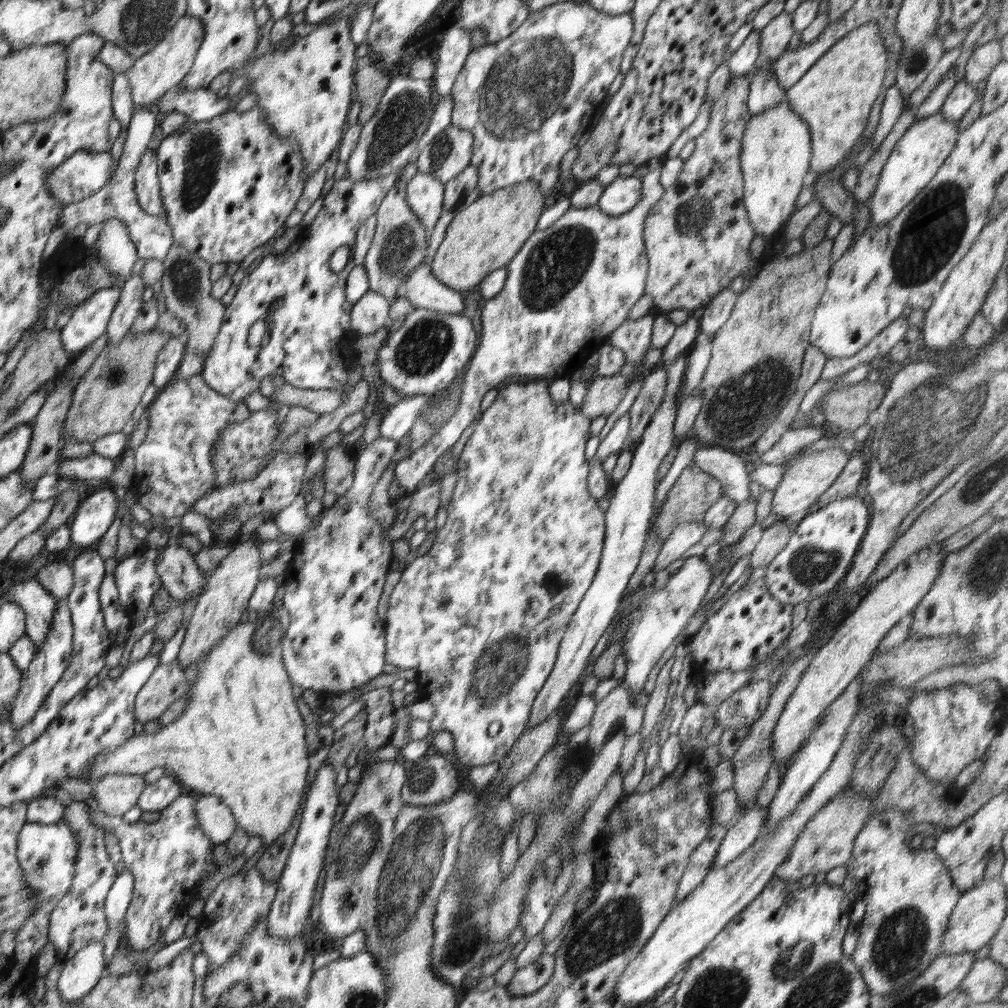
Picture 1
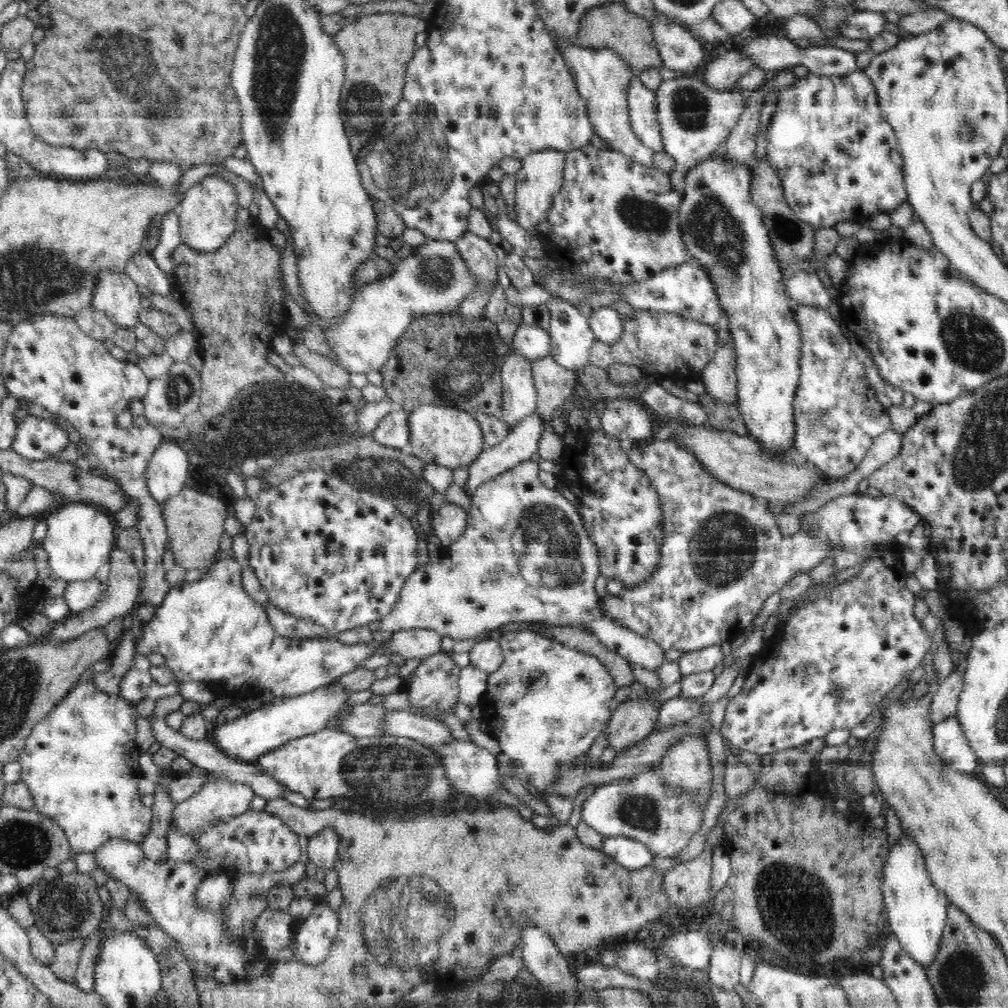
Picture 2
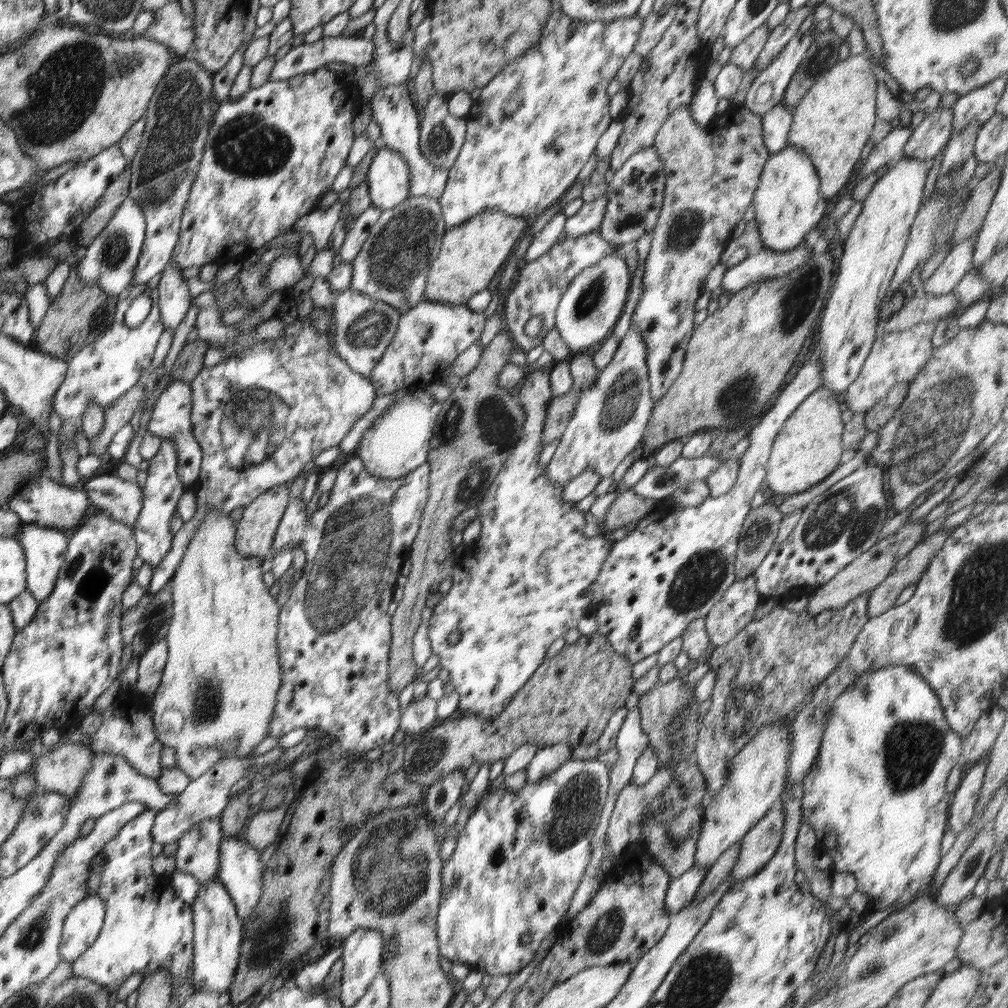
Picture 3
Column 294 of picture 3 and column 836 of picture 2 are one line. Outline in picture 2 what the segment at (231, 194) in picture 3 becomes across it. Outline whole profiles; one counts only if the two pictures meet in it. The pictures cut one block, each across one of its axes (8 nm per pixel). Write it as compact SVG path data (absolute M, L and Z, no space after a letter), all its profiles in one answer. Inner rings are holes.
M863 70L854 71L844 76L824 76L809 72L808 76L799 78L795 83L778 91L778 99L775 103L775 114L765 125L768 131L768 144L766 144L767 161L778 174L783 188L783 195L785 196L788 206L800 217L801 221L807 222L810 226L816 229L822 227L833 228L838 221L843 221L844 219L852 219L852 221L862 223L865 222L869 216L874 214L886 213L890 216L901 202L907 201L908 195L904 187L904 162L899 152L896 134L889 122L884 119L880 107L878 107L877 92L875 91L872 81Z

